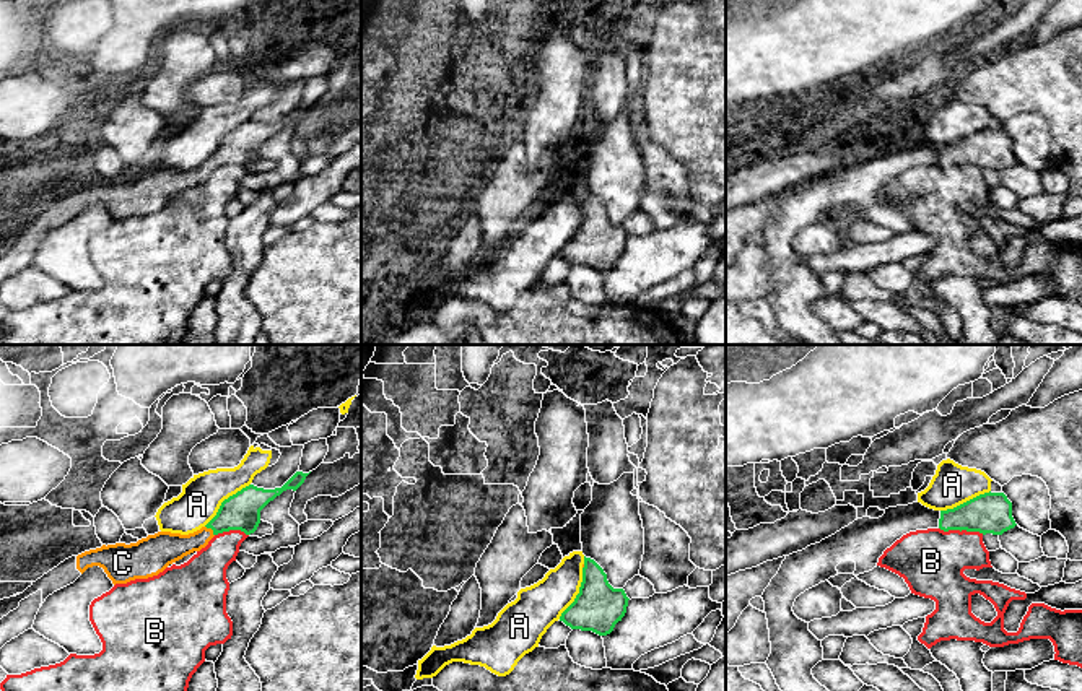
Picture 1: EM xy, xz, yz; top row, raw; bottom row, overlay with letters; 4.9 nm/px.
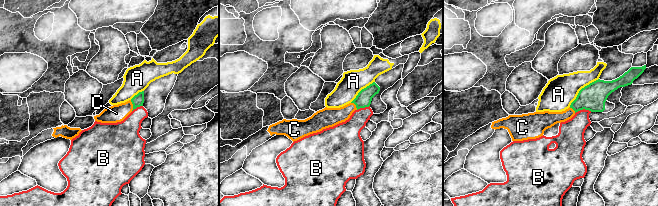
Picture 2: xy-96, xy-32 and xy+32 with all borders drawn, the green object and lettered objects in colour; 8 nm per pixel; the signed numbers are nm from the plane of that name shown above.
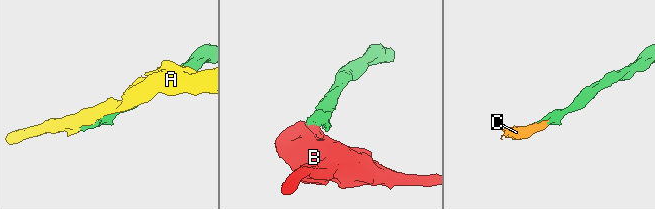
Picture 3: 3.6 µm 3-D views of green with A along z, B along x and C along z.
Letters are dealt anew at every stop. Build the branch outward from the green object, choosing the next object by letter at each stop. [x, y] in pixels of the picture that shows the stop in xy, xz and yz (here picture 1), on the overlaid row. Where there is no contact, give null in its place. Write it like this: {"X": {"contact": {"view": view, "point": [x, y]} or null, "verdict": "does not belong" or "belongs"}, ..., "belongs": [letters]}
{"A": {"contact": {"view": "xy", "point": [223, 501]}, "verdict": "does not belong"}, "B": {"contact": {"view": "yz", "point": [962, 529]}, "verdict": "does not belong"}, "C": {"contact": {"view": "xy", "point": [212, 529]}, "verdict": "belongs"}, "belongs": ["C"]}

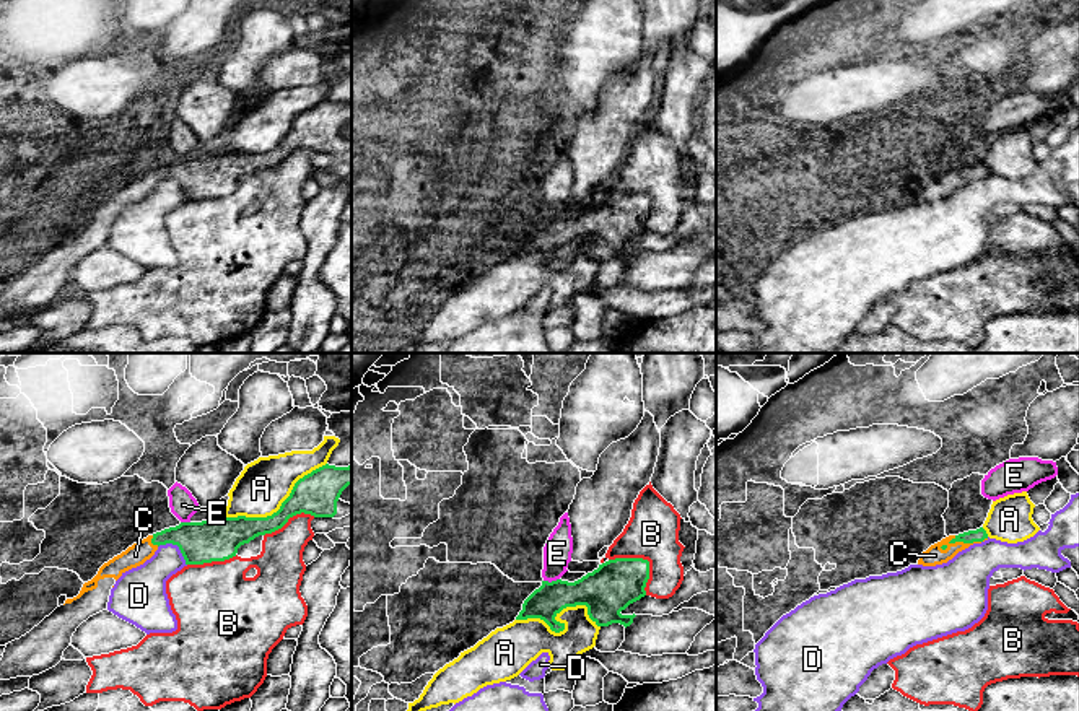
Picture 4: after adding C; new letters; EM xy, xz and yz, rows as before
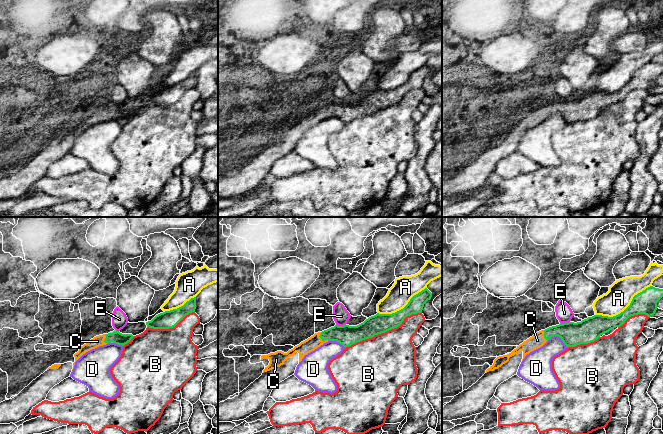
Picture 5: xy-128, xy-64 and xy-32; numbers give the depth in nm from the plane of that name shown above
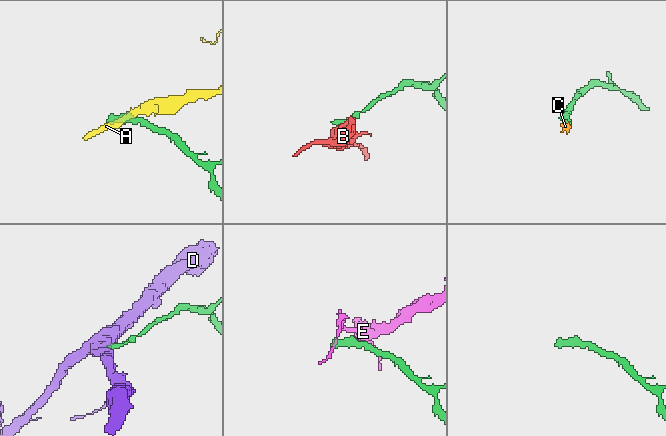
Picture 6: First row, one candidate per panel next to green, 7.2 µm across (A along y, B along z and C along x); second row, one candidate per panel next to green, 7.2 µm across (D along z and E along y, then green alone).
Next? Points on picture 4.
{"A": {"contact": {"view": "xz", "point": [559, 622]}, "verdict": "does not belong"}, "B": {"contact": {"view": "xz", "point": [645, 560]}, "verdict": "does not belong"}, "C": {"contact": {"view": "yz", "point": [962, 540]}, "verdict": "belongs"}, "D": {"contact": {"view": "xy", "point": [178, 545]}, "verdict": "does not belong"}, "E": {"contact": {"view": "xz", "point": [552, 581]}, "verdict": "does not belong"}, "belongs": ["C"]}

